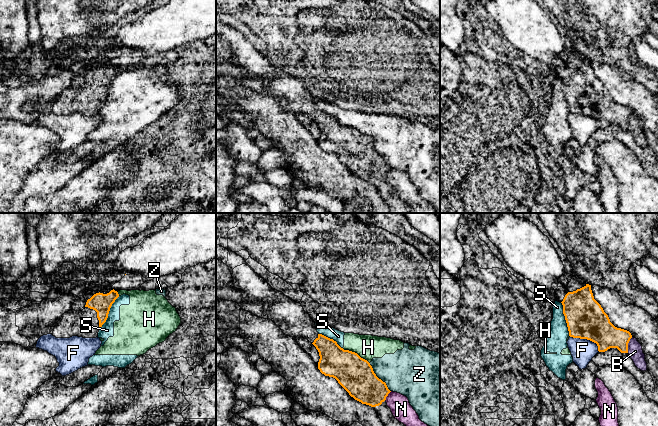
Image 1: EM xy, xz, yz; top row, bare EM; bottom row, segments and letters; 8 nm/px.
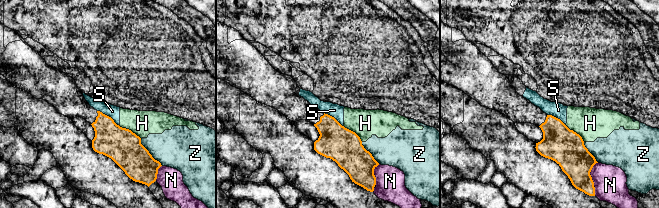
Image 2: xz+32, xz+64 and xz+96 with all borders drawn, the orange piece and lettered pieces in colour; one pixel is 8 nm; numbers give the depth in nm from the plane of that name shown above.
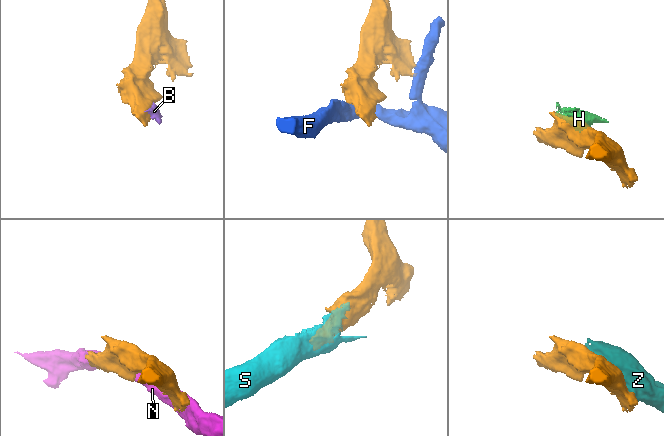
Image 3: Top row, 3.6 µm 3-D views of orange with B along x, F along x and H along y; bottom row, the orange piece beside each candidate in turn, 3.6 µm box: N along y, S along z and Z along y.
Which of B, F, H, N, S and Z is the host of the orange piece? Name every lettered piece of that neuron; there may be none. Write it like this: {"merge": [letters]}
{"merge": []}

